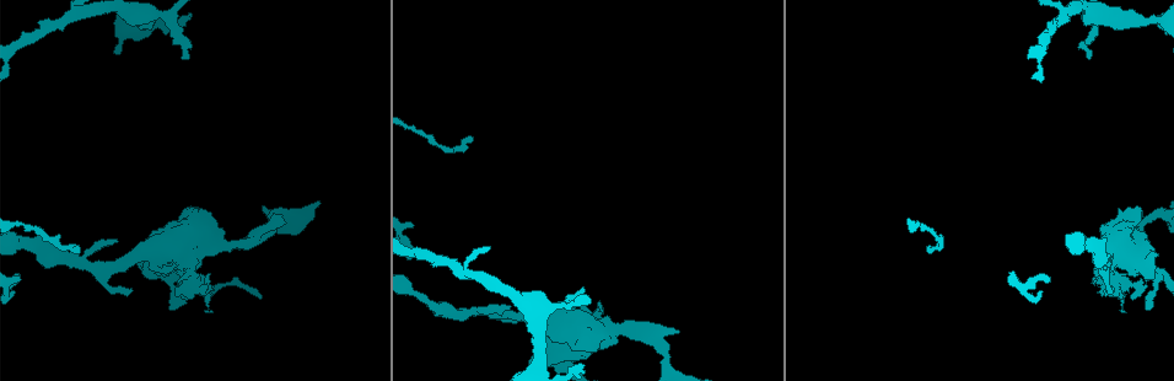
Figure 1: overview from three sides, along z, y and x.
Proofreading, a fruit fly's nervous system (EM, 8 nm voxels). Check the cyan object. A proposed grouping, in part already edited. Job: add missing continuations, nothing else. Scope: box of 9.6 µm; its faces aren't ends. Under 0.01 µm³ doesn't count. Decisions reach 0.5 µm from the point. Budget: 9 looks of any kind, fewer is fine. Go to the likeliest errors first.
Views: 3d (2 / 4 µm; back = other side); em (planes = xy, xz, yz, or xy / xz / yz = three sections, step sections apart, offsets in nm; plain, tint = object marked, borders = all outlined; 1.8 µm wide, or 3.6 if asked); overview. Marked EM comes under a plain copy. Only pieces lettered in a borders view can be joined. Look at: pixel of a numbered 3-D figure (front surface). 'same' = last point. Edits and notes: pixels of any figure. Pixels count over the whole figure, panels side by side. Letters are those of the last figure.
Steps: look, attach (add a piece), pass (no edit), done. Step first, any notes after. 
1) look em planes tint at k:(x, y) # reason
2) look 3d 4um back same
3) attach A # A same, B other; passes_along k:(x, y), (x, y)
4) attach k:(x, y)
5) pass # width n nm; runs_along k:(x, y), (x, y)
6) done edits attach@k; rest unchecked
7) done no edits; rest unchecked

look em planes borders at 1:(468, 140) # long arm stops here

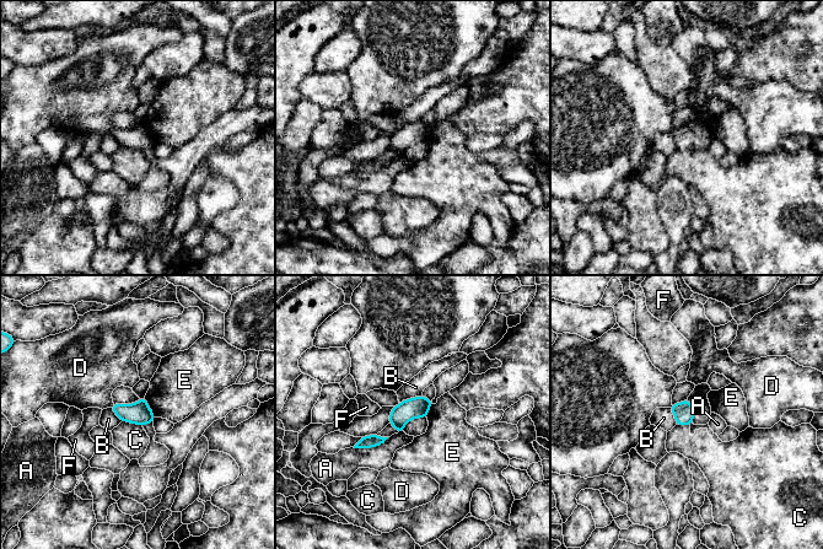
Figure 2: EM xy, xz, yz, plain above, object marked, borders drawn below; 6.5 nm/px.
pass # width 140 nm; A other, B other, C other, D other, E other, F other; no lettered piece goes on from it

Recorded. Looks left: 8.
look 3d 4um at 1:(1090, 56) # an open end

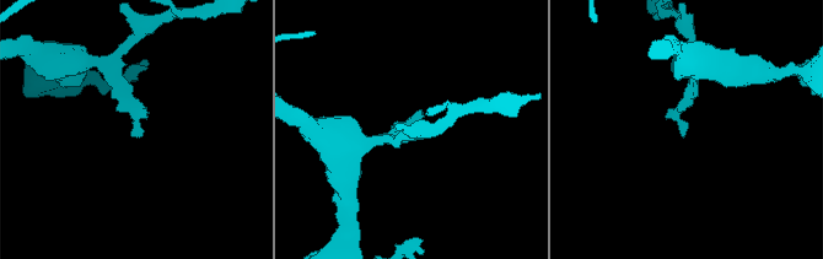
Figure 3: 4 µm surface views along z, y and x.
look em planes borders at 3:(141, 134) # need the tissue

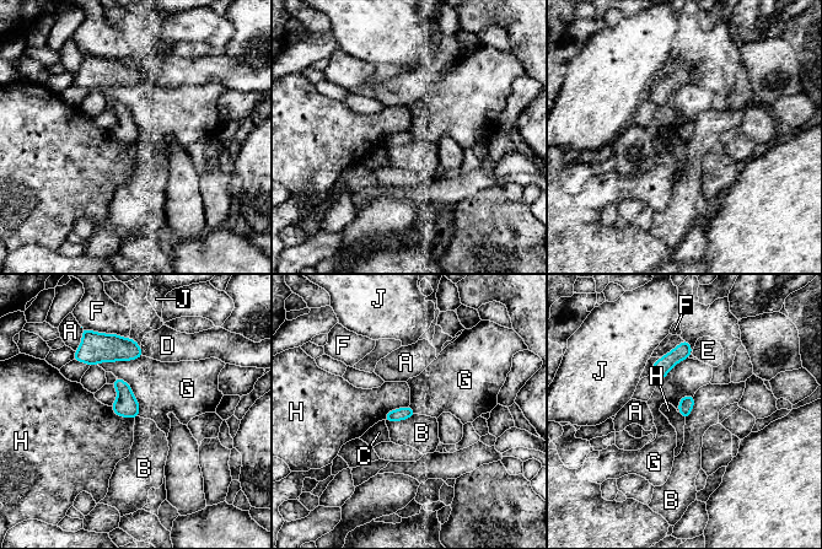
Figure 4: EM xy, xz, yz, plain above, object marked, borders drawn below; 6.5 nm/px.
pass # A other, B other, C other, D other, E other, F other, G other, H other, J other; border 4:(141, 355), (129, 360), (96, 364); none of them fits

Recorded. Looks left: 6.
look 3d 2um at 1:(508, 306) # free end

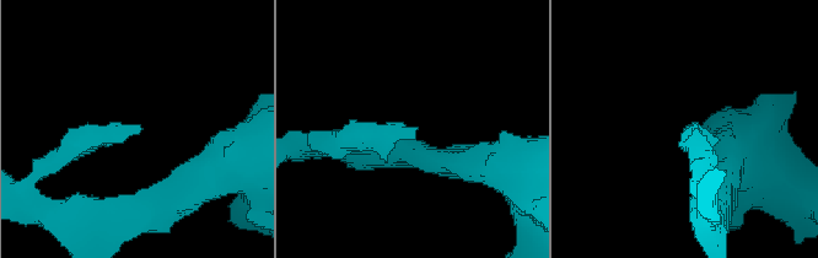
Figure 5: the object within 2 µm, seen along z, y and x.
look em 3.6um xz step 4 tint at 5:(694, 126)

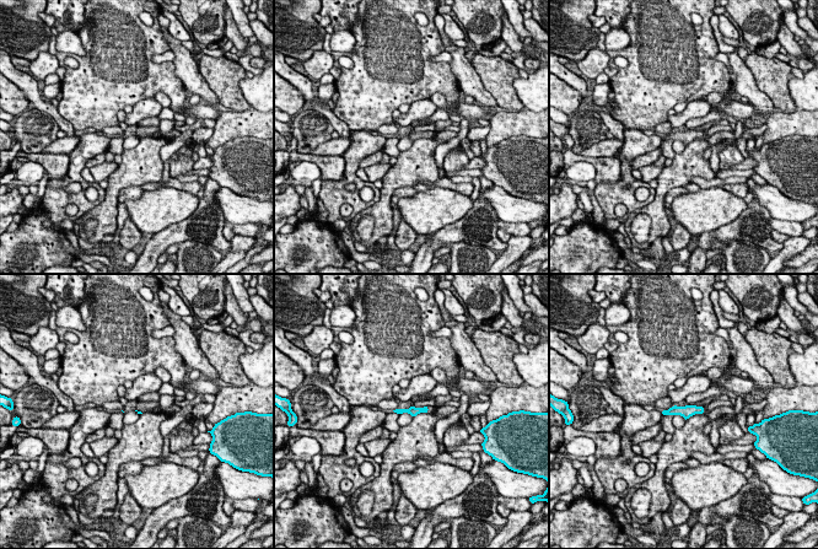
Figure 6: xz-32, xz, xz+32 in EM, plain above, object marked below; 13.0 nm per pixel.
look em 3.6um planes borders same

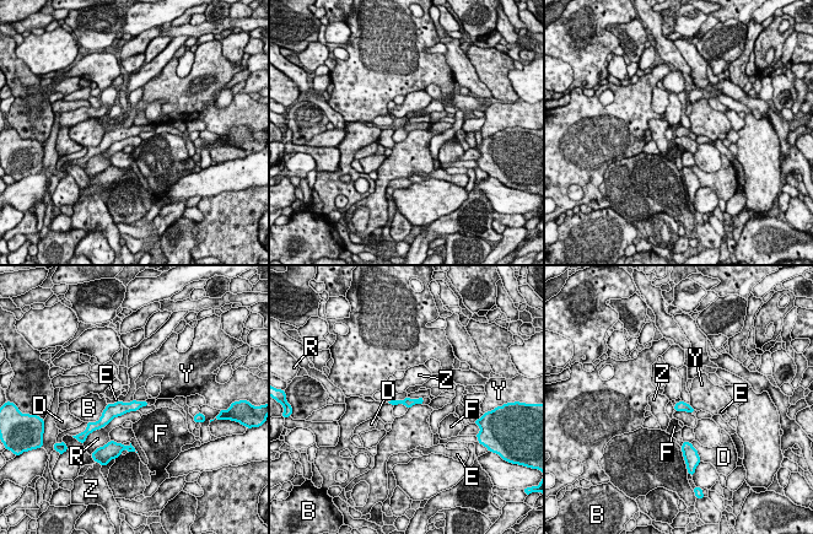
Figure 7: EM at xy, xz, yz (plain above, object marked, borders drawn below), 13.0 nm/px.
pass # B other, D other, E other, F other, R other, Y other, Z other; border 7:(421, 404), (414, 404), (408, 409); none of them fits

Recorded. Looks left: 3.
look 3d 4um at 1:(1152, 18) # three-way junction

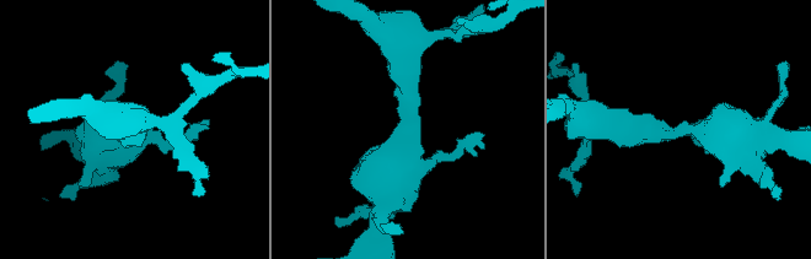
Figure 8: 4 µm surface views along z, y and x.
look em 3.6um planes tint at 8:(683, 130) # arms 3; arm_widths 300, 400, 650 nm; now the EM

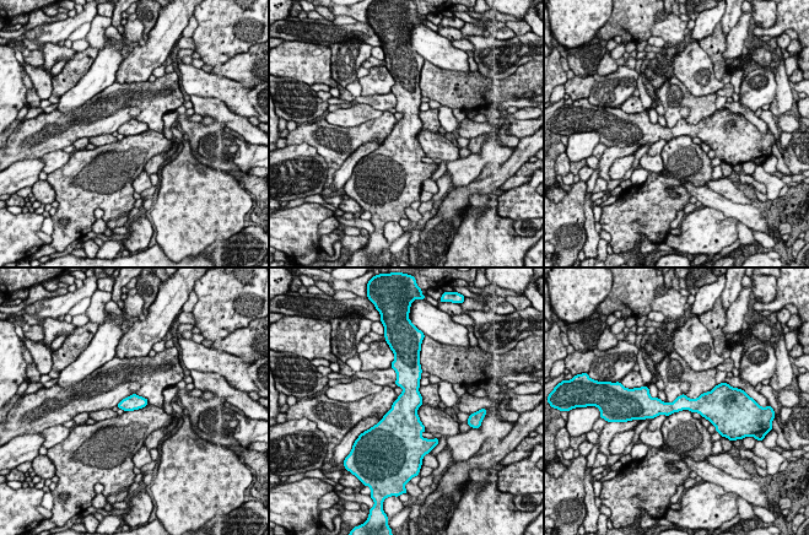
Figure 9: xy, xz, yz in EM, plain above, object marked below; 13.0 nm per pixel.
look em 3.6um planes borders same

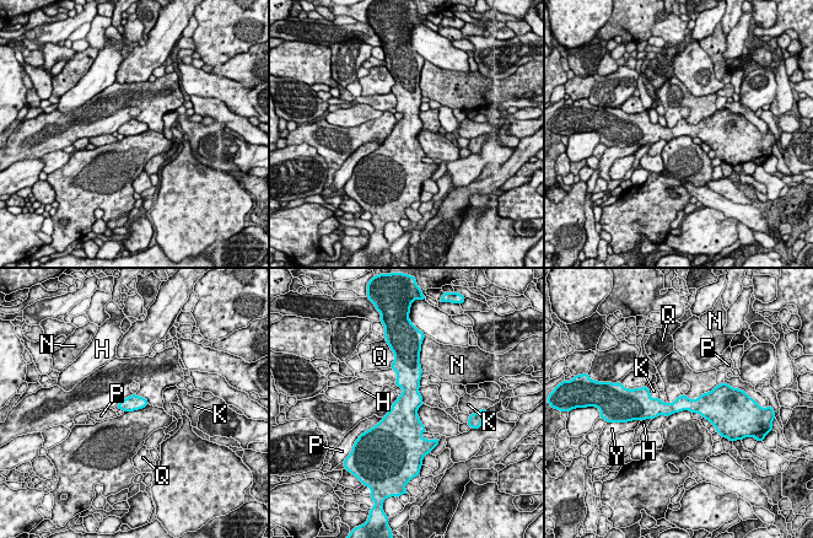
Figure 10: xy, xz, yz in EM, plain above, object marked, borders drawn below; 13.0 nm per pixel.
pass # width 190 nm; H other, K other, N other, P other, Q other, Y other; border 10:(667, 415), (657, 415), (652, 419); none of them fits

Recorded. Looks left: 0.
done no edits; rest unchecked

